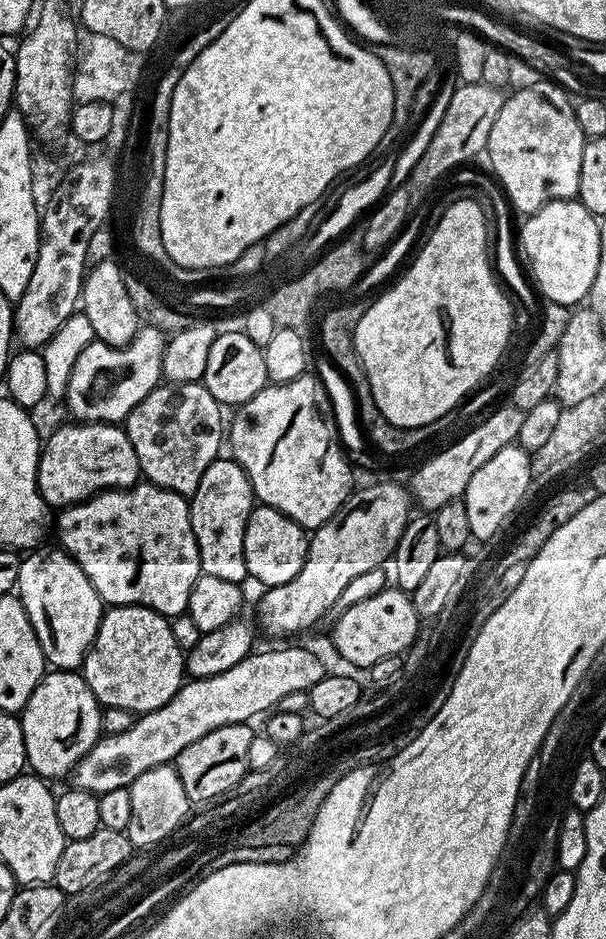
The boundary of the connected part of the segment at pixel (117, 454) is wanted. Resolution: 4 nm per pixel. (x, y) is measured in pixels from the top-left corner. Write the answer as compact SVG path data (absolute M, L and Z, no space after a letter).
M67 423L46 436L37 462L37 489L52 510L63 510L69 508L71 504L80 504L83 500L97 496L99 492L106 492L114 488L131 488L141 479L138 454L134 454L134 446L130 446L130 438L120 424Z

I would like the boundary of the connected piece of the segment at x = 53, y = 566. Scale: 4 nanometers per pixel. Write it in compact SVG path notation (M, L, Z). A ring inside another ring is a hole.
M59 546L46 547L29 551L21 559L16 588L44 651L45 661L56 670L76 670L83 665L98 634L106 605L69 552Z

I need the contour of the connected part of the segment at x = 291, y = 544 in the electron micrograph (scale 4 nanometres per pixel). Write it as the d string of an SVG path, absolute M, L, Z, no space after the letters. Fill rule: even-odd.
M267 506L253 507L250 518L246 522L244 535L244 553L249 577L253 581L256 579L258 583L264 584L265 589L290 582L306 562L308 541L309 537L305 529L278 509Z

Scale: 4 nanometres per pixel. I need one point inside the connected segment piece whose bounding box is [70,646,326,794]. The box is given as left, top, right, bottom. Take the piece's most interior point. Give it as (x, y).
(258, 684)

